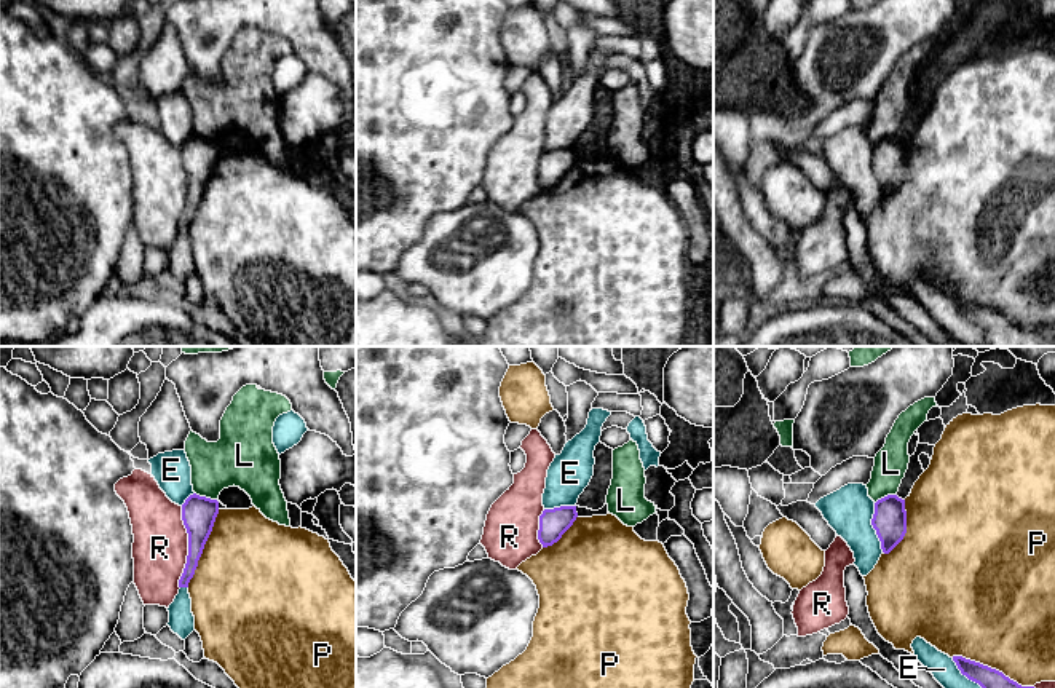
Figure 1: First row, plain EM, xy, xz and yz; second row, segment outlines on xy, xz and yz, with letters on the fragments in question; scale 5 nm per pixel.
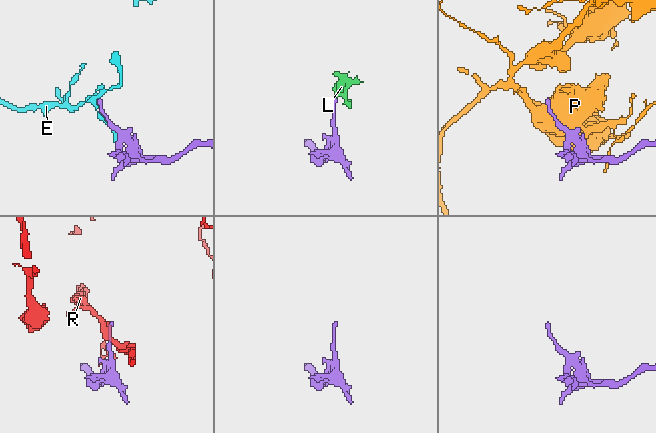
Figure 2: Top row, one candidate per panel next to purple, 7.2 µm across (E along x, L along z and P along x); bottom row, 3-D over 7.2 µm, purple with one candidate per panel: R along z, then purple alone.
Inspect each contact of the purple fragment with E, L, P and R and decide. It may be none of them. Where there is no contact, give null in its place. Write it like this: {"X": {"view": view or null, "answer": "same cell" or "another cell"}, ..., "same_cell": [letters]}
{"E": {"view": "yz", "answer": "another cell"}, "L": {"view": "xy", "answer": "another cell"}, "P": {"view": "yz", "answer": "another cell"}, "R": {"view": "xy", "answer": "another cell"}, "same_cell": []}

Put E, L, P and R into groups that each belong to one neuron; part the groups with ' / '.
E / L / P / R

